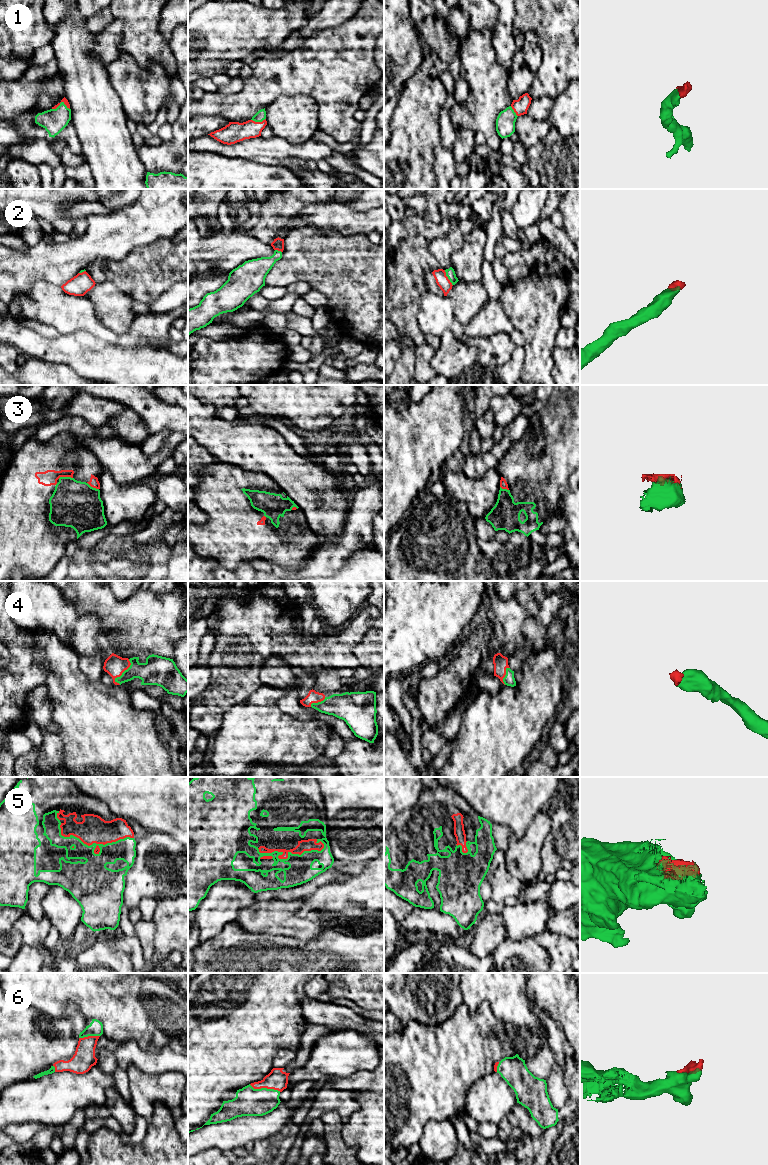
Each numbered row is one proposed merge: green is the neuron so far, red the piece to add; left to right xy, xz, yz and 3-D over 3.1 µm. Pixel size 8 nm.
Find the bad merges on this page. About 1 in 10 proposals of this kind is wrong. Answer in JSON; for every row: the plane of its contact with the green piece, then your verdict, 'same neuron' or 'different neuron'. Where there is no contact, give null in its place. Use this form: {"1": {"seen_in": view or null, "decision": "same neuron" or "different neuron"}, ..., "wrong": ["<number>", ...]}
{"1": {"seen_in": "xy", "decision": "same neuron"}, "2": {"seen_in": "yz", "decision": "same neuron"}, "3": {"seen_in": "xy", "decision": "same neuron"}, "4": {"seen_in": "xy", "decision": "same neuron"}, "5": {"seen_in": "xy", "decision": "same neuron"}, "6": {"seen_in": "xz", "decision": "same neuron"}, "wrong": []}

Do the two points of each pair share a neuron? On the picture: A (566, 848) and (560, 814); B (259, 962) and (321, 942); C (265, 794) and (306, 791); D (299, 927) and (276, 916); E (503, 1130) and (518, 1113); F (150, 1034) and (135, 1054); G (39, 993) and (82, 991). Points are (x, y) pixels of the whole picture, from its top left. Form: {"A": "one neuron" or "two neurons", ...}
{"A": "one neuron", "B": "one neuron", "C": "one neuron", "D": "one neuron", "E": "two neurons", "F": "two neurons", "G": "one neuron"}

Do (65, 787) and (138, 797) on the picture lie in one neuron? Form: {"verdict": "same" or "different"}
{"verdict": "different"}

